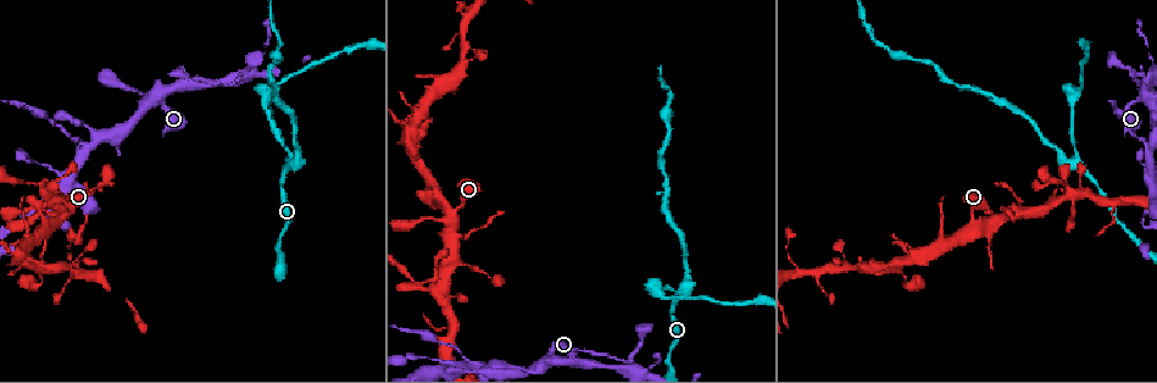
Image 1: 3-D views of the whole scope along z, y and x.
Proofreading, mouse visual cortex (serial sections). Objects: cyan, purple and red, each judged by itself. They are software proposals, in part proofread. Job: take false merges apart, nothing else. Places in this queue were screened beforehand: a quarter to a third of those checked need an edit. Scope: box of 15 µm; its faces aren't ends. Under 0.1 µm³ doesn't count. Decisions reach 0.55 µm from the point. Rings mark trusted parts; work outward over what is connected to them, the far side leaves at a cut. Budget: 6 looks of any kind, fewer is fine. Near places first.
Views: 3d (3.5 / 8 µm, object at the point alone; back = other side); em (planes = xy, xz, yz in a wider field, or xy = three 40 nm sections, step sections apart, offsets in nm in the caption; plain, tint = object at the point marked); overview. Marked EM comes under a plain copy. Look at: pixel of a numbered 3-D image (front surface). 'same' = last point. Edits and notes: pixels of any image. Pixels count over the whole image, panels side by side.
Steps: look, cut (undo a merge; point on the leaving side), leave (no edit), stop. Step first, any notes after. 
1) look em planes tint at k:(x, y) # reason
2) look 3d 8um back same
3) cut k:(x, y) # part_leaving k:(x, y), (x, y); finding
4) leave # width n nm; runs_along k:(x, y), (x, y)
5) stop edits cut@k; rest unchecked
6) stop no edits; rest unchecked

look 3d 3.5um at 1:(478, 364) # three-way junction

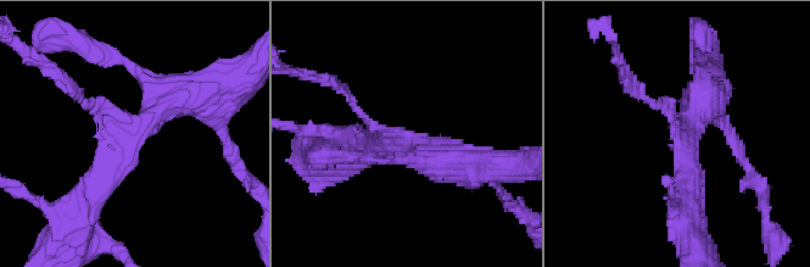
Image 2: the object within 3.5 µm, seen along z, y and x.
leave # arms 3; arm_widths 100, 400, 500 nm; runs_along 2:(196, 96), (113, 149), (88, 201); one cell here

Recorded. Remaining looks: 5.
look 3d 8um at 1:(995, 214) # small branch off a trunk

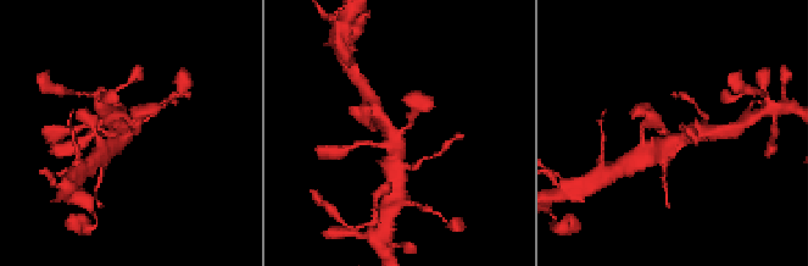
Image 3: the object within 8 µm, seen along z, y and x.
look 3d 3.5um at 3:(127, 138) # zoom in

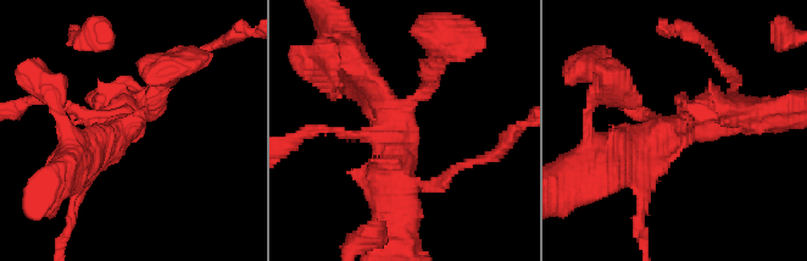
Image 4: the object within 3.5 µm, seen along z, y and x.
look em xy step 5 tint at 4:(125, 124) # arms 4; arm_widths 150, 250, 300, 400 nm; now the EM

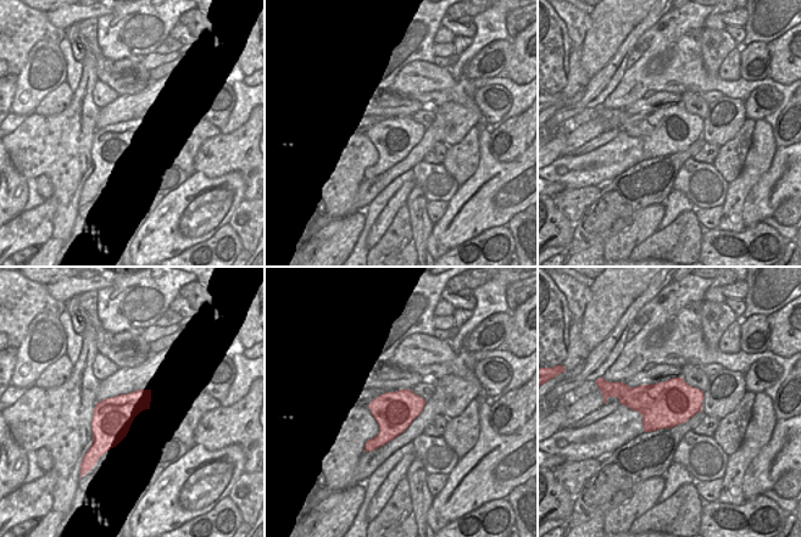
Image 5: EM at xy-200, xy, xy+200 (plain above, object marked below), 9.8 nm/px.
leave # runs_along 4:(163, 82), (151, 115), (77, 160); continuous, no second cell

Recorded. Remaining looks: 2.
look 3d 3.5um at 1:(291, 162) # three arms meet

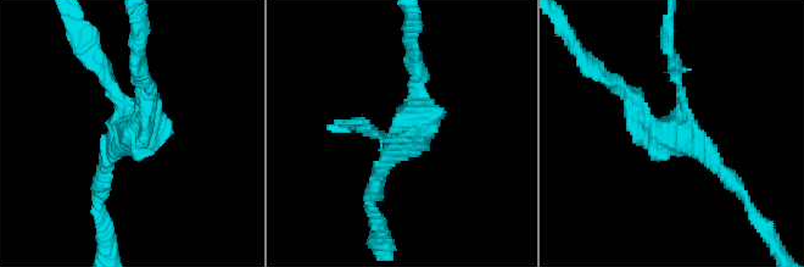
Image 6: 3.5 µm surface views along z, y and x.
look em xy step 5 tint at 6:(682, 138) # arms 3; arm_widths 150, 200, 250 nm; shape alone is not enough

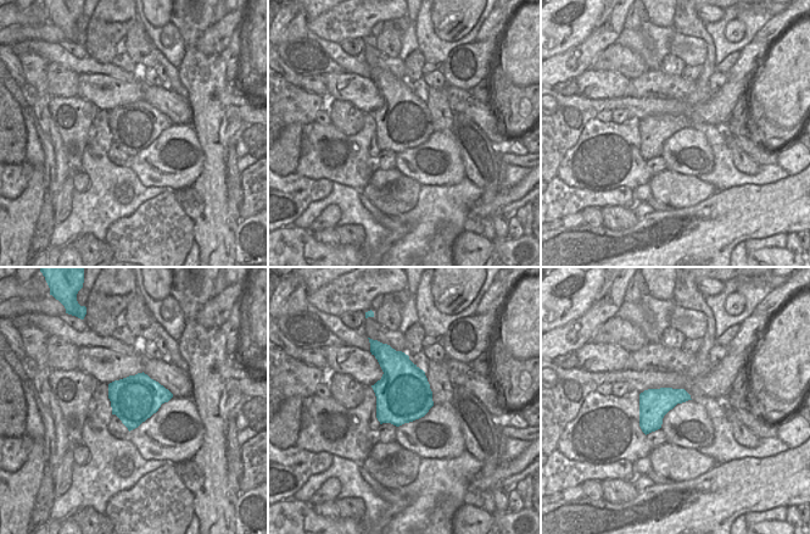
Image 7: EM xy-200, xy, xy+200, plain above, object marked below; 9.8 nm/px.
leave # runs_along 6:(737, 188), (627, 95); one cell here

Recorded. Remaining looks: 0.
stop no edits; rest unchecked

